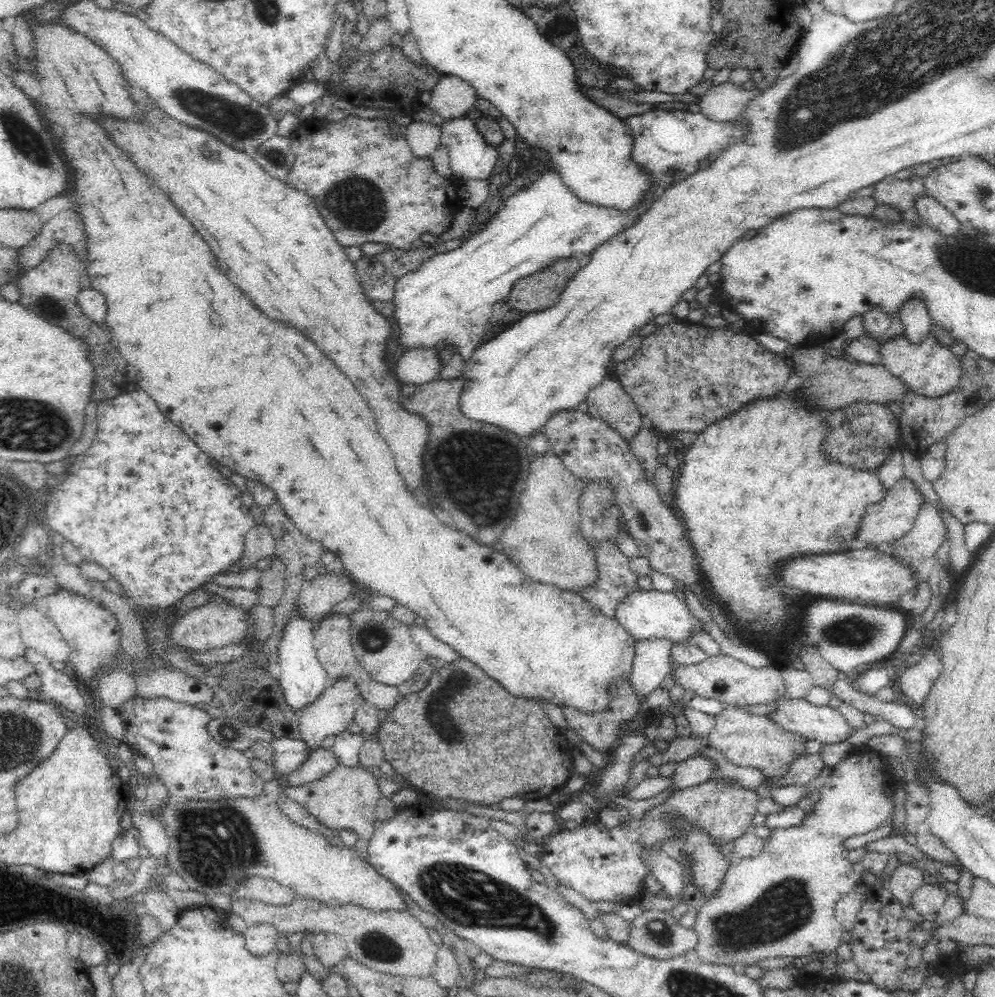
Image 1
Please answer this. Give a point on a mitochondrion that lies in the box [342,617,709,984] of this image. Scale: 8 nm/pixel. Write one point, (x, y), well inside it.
(465, 896)

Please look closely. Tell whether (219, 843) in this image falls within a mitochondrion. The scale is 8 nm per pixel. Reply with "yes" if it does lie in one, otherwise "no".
yes

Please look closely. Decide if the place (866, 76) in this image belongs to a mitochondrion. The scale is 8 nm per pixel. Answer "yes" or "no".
yes

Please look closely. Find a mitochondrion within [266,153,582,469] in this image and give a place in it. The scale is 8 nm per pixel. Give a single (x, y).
(357, 204)

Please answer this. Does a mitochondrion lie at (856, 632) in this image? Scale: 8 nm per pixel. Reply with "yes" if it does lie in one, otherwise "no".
yes

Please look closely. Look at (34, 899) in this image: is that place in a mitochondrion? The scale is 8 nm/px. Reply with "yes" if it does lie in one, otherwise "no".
no

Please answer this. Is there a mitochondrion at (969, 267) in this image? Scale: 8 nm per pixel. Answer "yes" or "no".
yes

